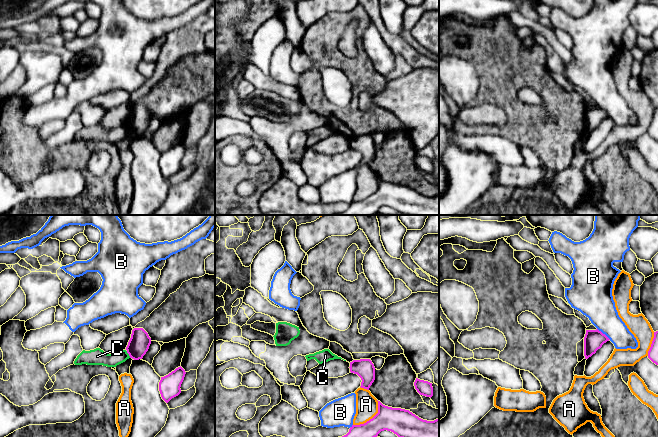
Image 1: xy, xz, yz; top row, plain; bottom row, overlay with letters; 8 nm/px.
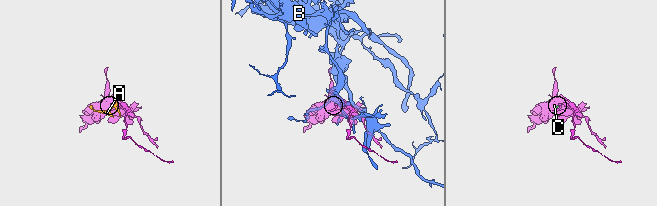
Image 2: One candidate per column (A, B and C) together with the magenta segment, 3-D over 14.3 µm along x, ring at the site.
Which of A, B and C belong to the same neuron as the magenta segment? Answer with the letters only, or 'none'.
none

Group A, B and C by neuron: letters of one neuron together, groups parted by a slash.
A C / B

